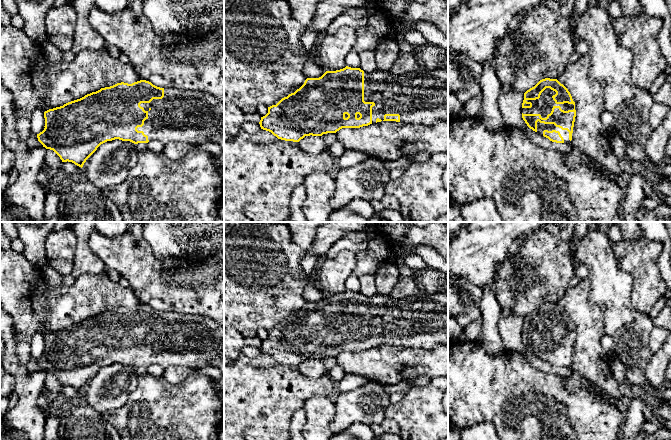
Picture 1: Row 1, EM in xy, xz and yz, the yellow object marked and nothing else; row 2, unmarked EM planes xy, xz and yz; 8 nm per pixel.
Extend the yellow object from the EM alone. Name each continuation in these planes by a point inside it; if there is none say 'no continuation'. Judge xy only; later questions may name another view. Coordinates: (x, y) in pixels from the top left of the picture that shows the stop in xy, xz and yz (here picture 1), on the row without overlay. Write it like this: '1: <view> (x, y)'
1: xy (185, 340)

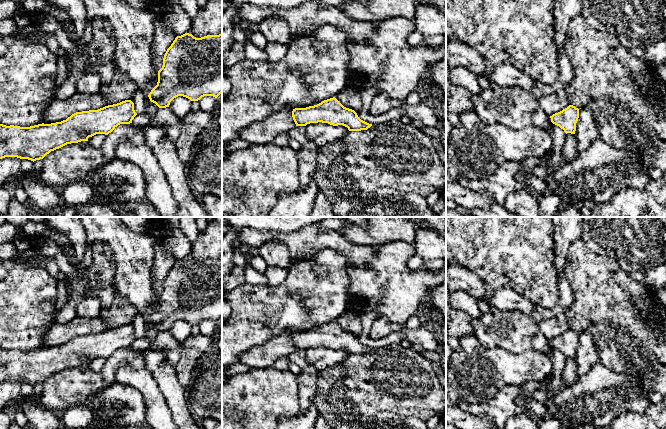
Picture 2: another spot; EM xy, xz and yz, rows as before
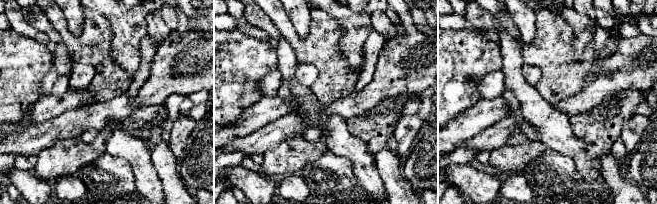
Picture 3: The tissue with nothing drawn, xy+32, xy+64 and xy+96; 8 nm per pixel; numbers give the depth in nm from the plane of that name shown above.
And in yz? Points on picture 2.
no continuation

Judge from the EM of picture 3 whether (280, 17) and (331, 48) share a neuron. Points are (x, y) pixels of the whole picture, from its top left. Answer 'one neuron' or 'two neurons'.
one neuron

